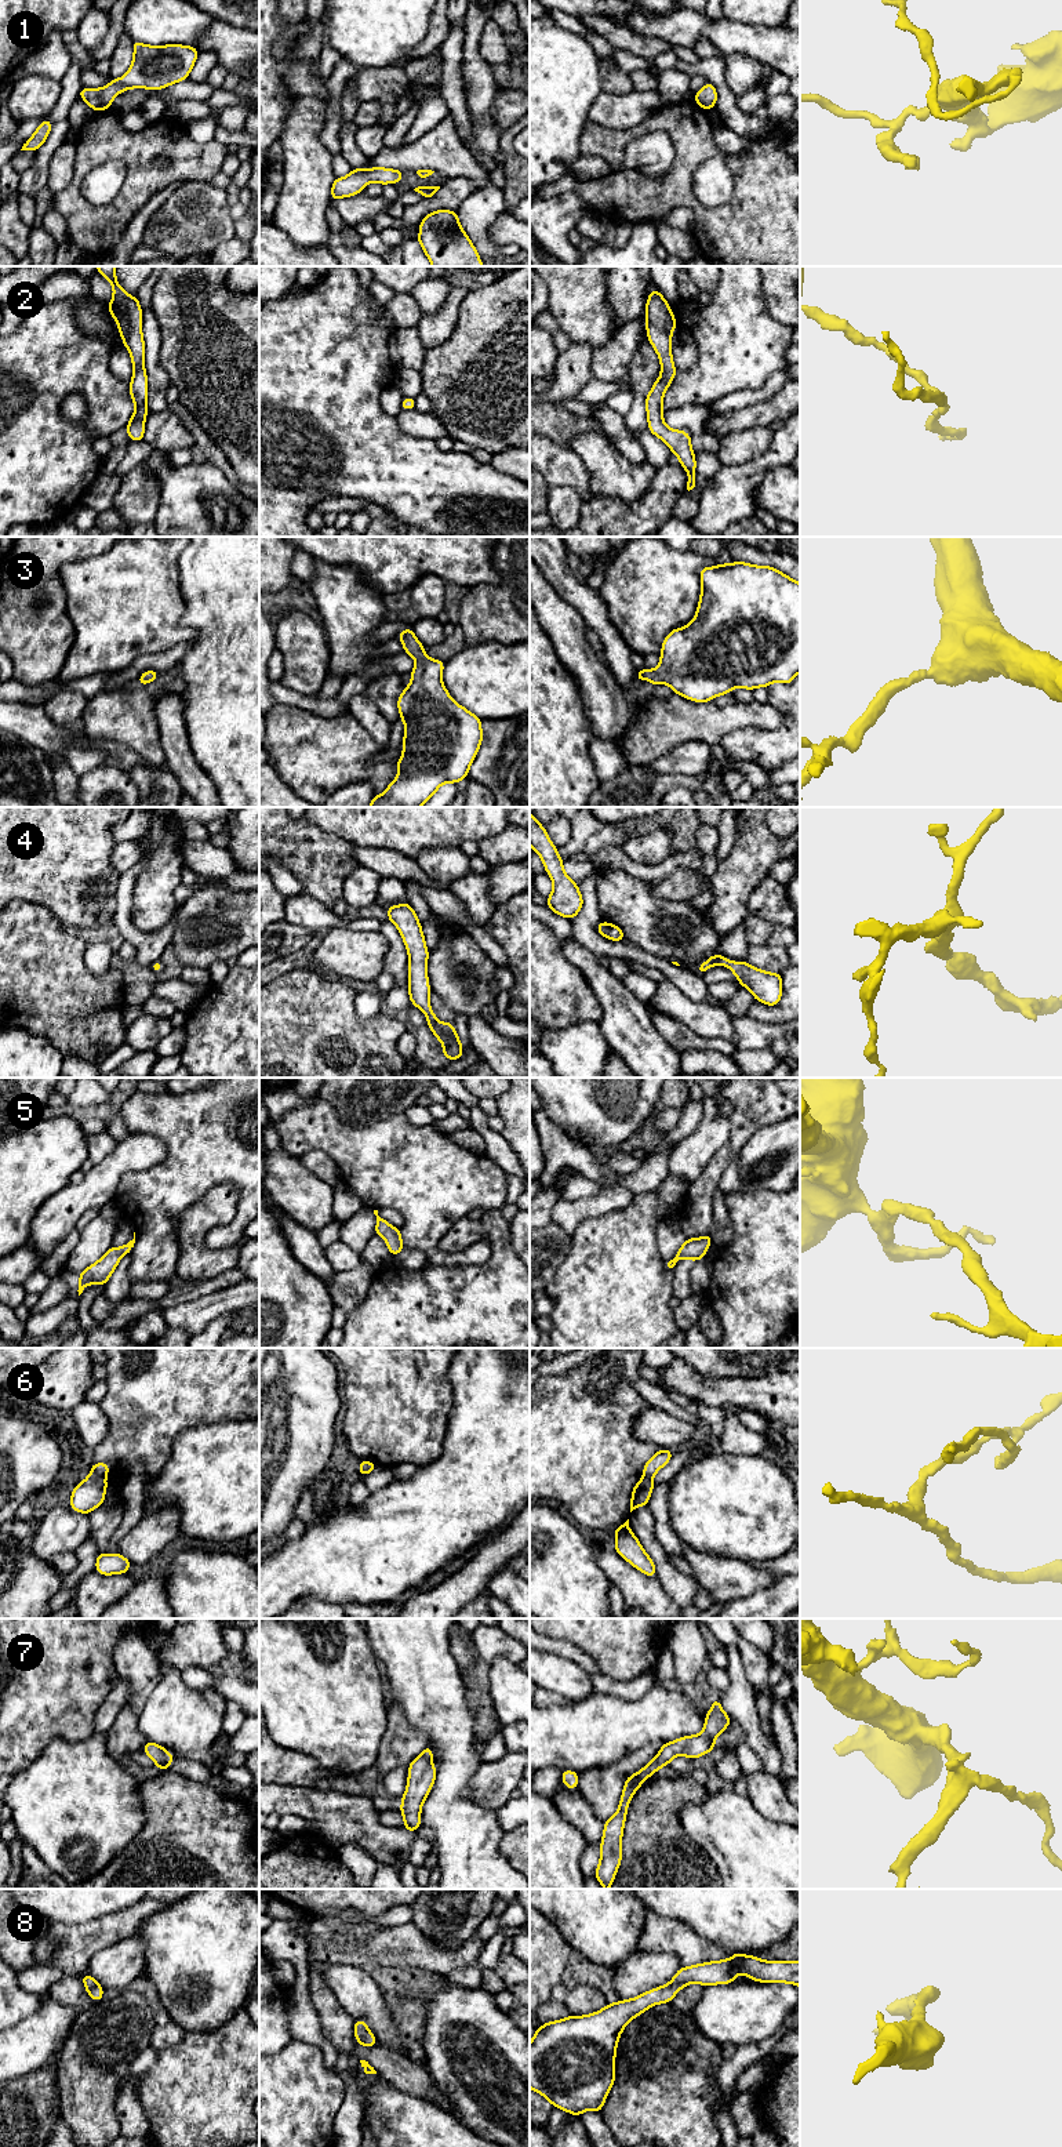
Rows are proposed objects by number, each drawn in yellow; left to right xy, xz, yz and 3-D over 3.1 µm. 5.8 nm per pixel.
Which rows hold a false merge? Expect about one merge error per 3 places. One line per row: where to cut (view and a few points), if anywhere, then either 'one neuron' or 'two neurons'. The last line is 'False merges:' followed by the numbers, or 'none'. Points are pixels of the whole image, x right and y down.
1: no cut | one neuron
2: no cut | one neuron
3: no cut | one neuron
4: no cut | one neuron
5: no cut | one neuron
6: xy (91, 1471), (104, 1477) | two neurons
7: no cut | one neuron
8: no cut | one neuron
False merges: 6

